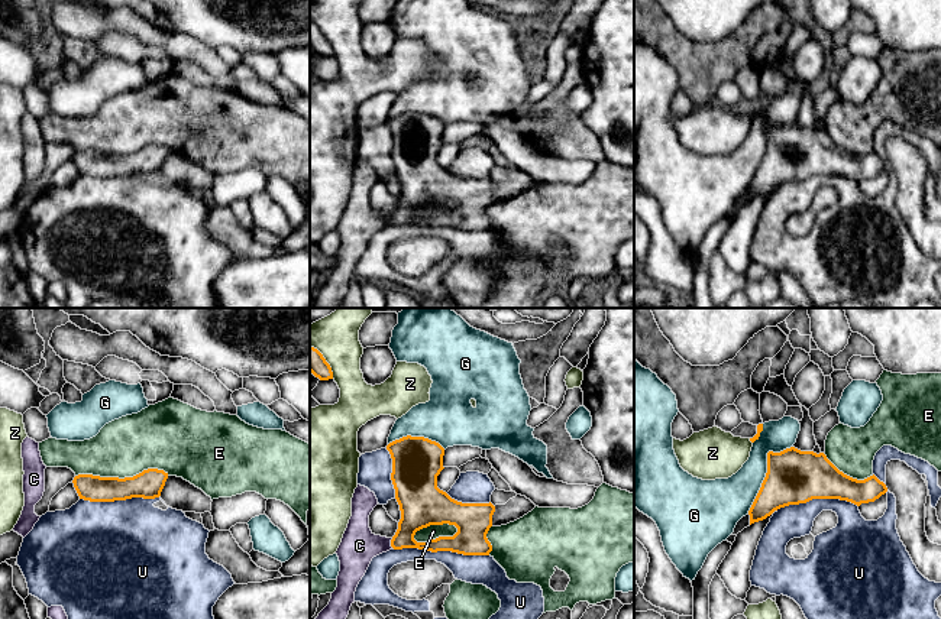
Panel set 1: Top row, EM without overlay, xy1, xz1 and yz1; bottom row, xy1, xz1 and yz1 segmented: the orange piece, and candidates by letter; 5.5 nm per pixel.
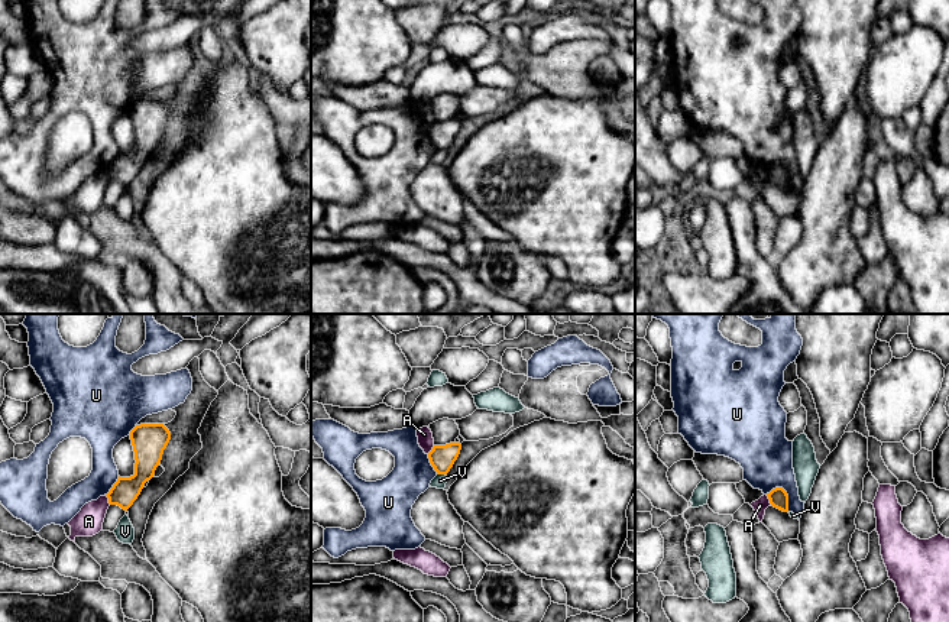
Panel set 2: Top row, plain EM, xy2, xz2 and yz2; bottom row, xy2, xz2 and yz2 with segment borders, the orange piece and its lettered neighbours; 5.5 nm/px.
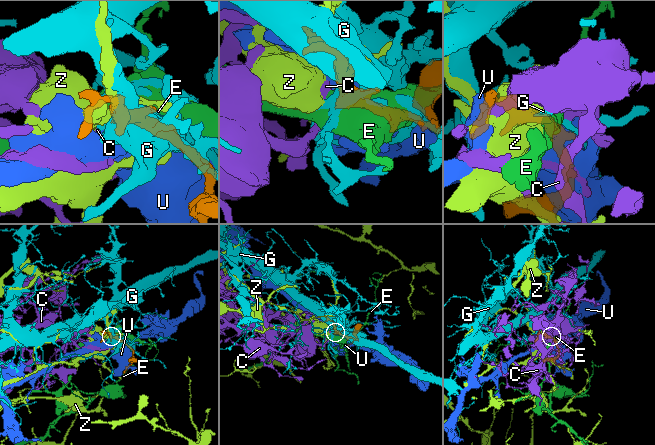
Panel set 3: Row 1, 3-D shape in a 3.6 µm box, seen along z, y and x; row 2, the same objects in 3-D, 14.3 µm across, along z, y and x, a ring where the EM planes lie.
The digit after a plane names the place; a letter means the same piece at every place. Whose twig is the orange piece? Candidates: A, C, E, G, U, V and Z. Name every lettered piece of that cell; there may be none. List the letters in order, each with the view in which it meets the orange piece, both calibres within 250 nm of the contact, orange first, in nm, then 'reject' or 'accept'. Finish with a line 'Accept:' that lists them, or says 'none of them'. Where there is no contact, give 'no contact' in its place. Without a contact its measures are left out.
A: meets orange in yz2; 110 nm thick on the orange side, 70 nm on the other; reject
C: meets orange in xz1; 220 nm thick on the orange side, 200 nm on the other; accept
E: meets orange in xy1; 160 nm thick on the orange side, 320 nm on the other; reject
G: meets orange in yz1; 300 nm thick on the orange side, 220 nm on the other; reject
U: meets orange in xz1; 200 nm thick on the orange side, 160 nm on the other; reject
V: meets orange in xz2; 140 nm thick on the orange side, 70 nm on the other; reject
Z: meets orange in xz1; 140 nm thick on the orange side, 220 nm on the other; reject
Accept: C

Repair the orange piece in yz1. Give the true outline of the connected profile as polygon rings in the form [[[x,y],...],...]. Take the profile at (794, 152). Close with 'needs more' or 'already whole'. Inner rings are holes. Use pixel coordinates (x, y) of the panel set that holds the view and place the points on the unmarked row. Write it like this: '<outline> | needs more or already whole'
[[[795,123],[767,129],[767,149],[748,187],[750,201],[775,187],[812,175],[840,175],[857,182],[874,178],[887,163],[874,150],[857,156],[840,148],[824,129]]] | already whole

